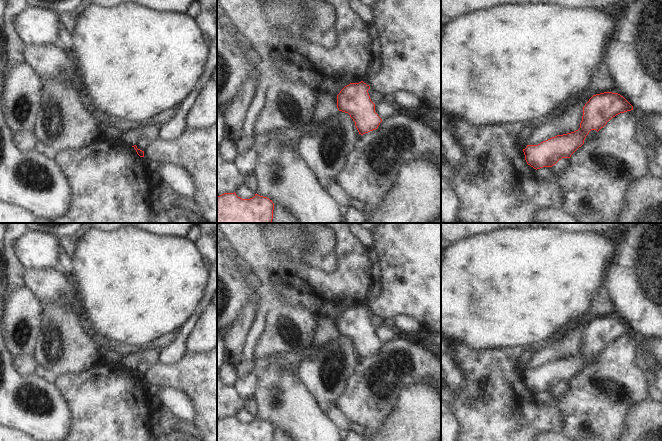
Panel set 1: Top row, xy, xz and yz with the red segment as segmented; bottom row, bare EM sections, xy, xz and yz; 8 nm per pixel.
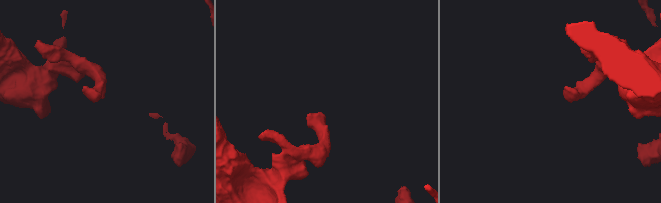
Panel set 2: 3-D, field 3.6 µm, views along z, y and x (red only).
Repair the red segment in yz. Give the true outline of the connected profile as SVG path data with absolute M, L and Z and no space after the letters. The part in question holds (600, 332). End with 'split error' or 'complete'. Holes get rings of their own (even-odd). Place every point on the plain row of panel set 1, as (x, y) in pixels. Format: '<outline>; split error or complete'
M604 316L593 319L583 331L580 352L574 356L557 359L538 369L523 373L525 384L534 393L552 391L562 382L571 379L584 368L591 354L597 356L620 337L633 334L633 330L620 318Z; complete

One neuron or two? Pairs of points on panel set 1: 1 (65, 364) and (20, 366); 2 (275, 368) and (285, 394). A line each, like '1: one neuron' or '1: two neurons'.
1: two neurons
2: one neuron

